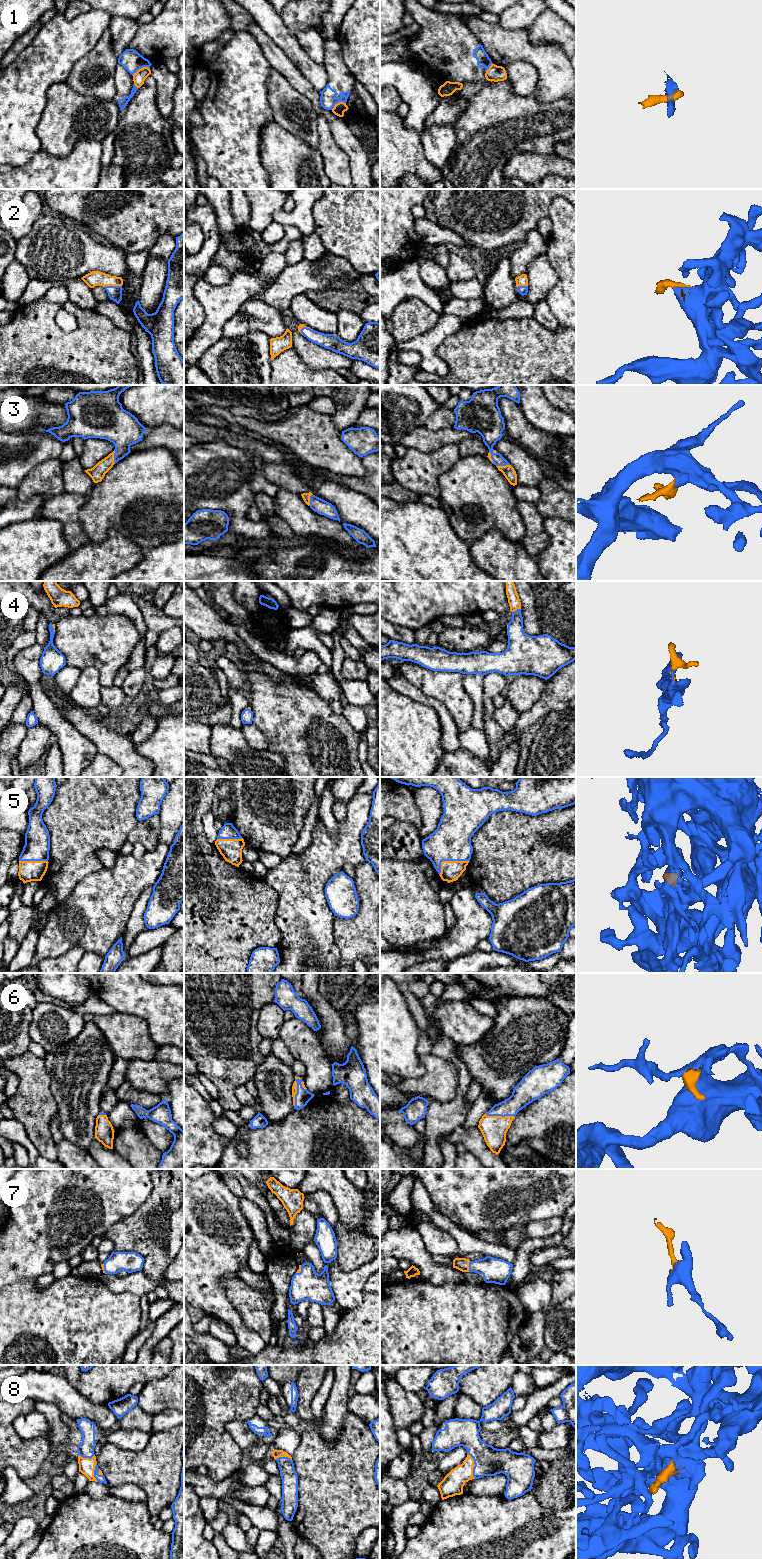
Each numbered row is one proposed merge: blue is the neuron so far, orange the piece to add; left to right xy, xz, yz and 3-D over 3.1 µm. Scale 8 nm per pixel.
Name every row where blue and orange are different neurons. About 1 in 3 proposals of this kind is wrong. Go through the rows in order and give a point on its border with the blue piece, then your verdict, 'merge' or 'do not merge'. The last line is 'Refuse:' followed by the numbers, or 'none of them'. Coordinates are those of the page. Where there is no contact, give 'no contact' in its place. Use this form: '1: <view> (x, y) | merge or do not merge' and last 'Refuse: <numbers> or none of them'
1: xy (140, 68) | do not merge
2: xy (112, 286) | merge
3: yz (502, 465) | merge
4: yz (517, 609) | merge
5: yz (448, 860) | merge
6: xz (297, 1091) | merge
7: yz (469, 1266) | merge
8: yz (474, 1466) | merge
Refuse: 1

